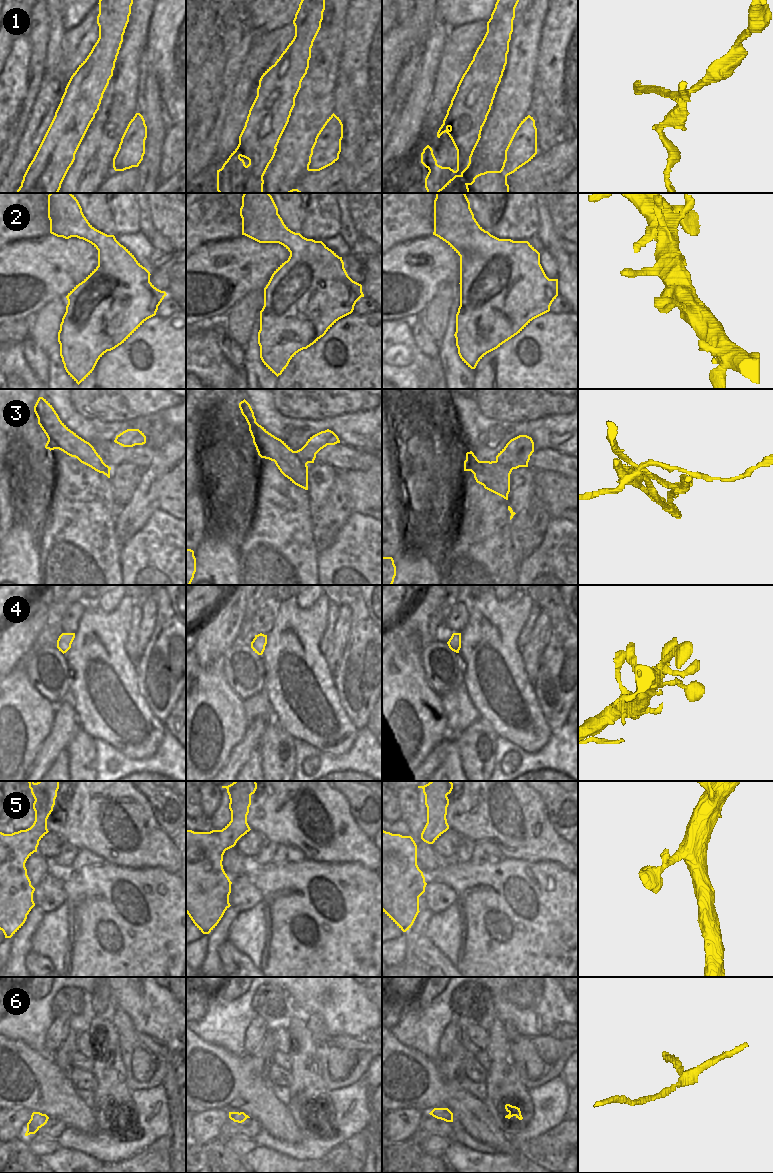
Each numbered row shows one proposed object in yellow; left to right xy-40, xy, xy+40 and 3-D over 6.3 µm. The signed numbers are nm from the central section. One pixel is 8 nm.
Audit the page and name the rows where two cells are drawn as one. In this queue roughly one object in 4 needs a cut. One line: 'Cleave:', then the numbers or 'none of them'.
Cleave: 1, 3

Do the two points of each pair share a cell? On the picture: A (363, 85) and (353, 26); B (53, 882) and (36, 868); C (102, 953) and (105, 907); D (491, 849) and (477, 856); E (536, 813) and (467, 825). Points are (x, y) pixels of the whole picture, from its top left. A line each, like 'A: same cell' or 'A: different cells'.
A: same cell
B: different cells
C: same cell
D: same cell
E: same cell

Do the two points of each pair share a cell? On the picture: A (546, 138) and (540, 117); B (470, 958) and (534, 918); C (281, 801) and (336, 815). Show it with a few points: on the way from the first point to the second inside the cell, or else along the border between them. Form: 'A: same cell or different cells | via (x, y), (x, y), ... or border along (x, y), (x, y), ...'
A: same cell | via (546, 133), (544, 122)
B: same cell | via (486, 958), (494, 958), (518, 934)
C: same cell | via (296, 810), (304, 810), (321, 825), (325, 825)

